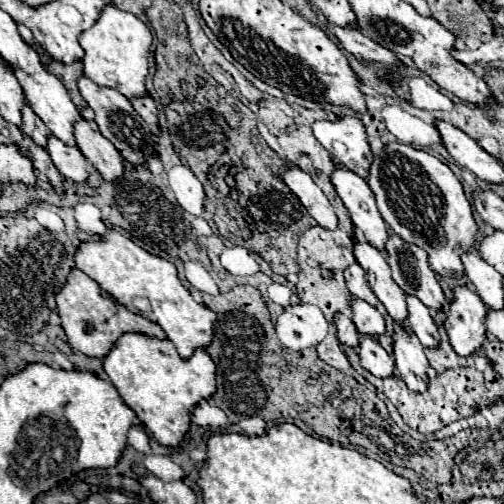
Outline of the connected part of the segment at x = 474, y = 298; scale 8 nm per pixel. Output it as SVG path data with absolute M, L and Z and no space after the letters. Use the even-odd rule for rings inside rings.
M457 287L453 289L453 293L455 299L449 305L445 329L455 353L461 357L469 357L477 353L487 339L487 307L469 287Z

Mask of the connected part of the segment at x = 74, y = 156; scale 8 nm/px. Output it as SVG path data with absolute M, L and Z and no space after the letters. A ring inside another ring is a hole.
M51 135L49 143L47 143L47 153L51 155L53 165L57 167L57 171L67 181L73 181L73 183L85 183L87 181L89 163L77 147L67 147L65 143L59 143L59 139L55 139Z

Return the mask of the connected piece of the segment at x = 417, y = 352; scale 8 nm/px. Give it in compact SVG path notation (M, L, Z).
M401 325L397 327L393 341L397 375L413 393L425 393L429 387L429 363L423 353L423 345L415 335L405 333Z

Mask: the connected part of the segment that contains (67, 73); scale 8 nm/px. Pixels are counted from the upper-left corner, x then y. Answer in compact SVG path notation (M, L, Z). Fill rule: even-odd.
M51 61L47 69L67 87L73 103L75 103L79 109L83 109L87 103L83 101L83 97L81 97L81 93L79 93L79 89L77 89L77 79L83 75L83 65L81 65L81 61L75 61L75 63L71 63L71 65L63 65L63 63L59 63L59 61Z

